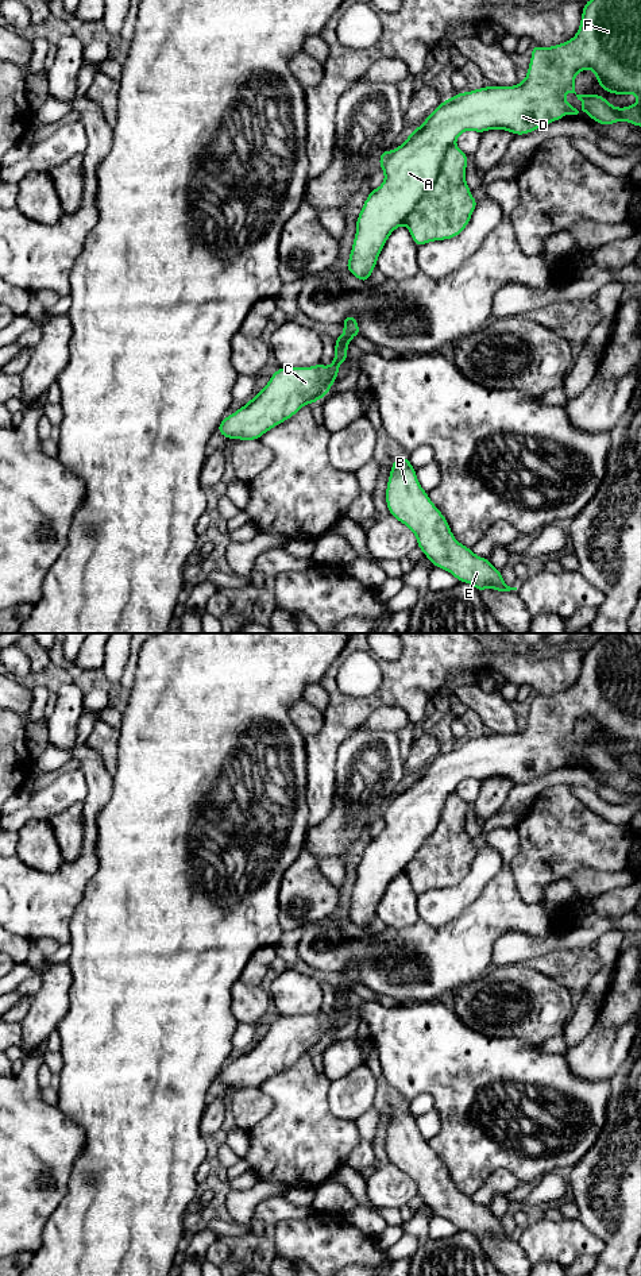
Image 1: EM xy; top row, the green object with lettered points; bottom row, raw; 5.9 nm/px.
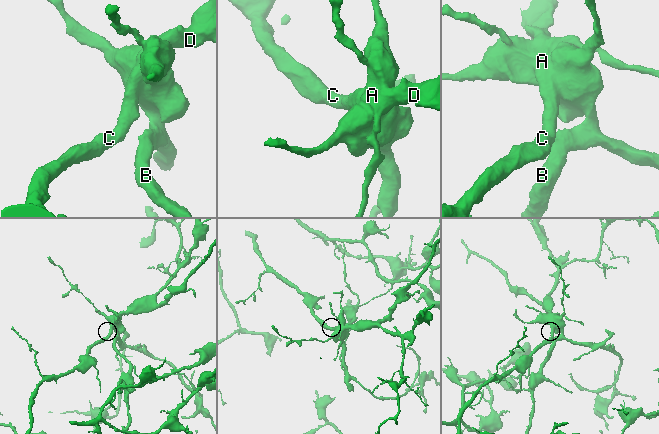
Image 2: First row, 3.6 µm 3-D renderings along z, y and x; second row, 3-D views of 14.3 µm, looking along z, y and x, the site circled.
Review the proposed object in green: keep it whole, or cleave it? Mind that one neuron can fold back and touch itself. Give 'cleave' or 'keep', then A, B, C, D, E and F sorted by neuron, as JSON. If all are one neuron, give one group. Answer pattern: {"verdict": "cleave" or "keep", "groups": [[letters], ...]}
{"verdict": "cleave", "groups": [["A", "C", "D", "F"], ["B", "E"]]}

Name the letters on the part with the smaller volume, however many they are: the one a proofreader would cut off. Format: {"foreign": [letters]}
{"foreign": ["B", "E"]}

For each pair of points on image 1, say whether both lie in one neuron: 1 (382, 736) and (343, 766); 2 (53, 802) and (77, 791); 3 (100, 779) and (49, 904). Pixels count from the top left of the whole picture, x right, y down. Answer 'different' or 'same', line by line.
1: same
2: same
3: same

